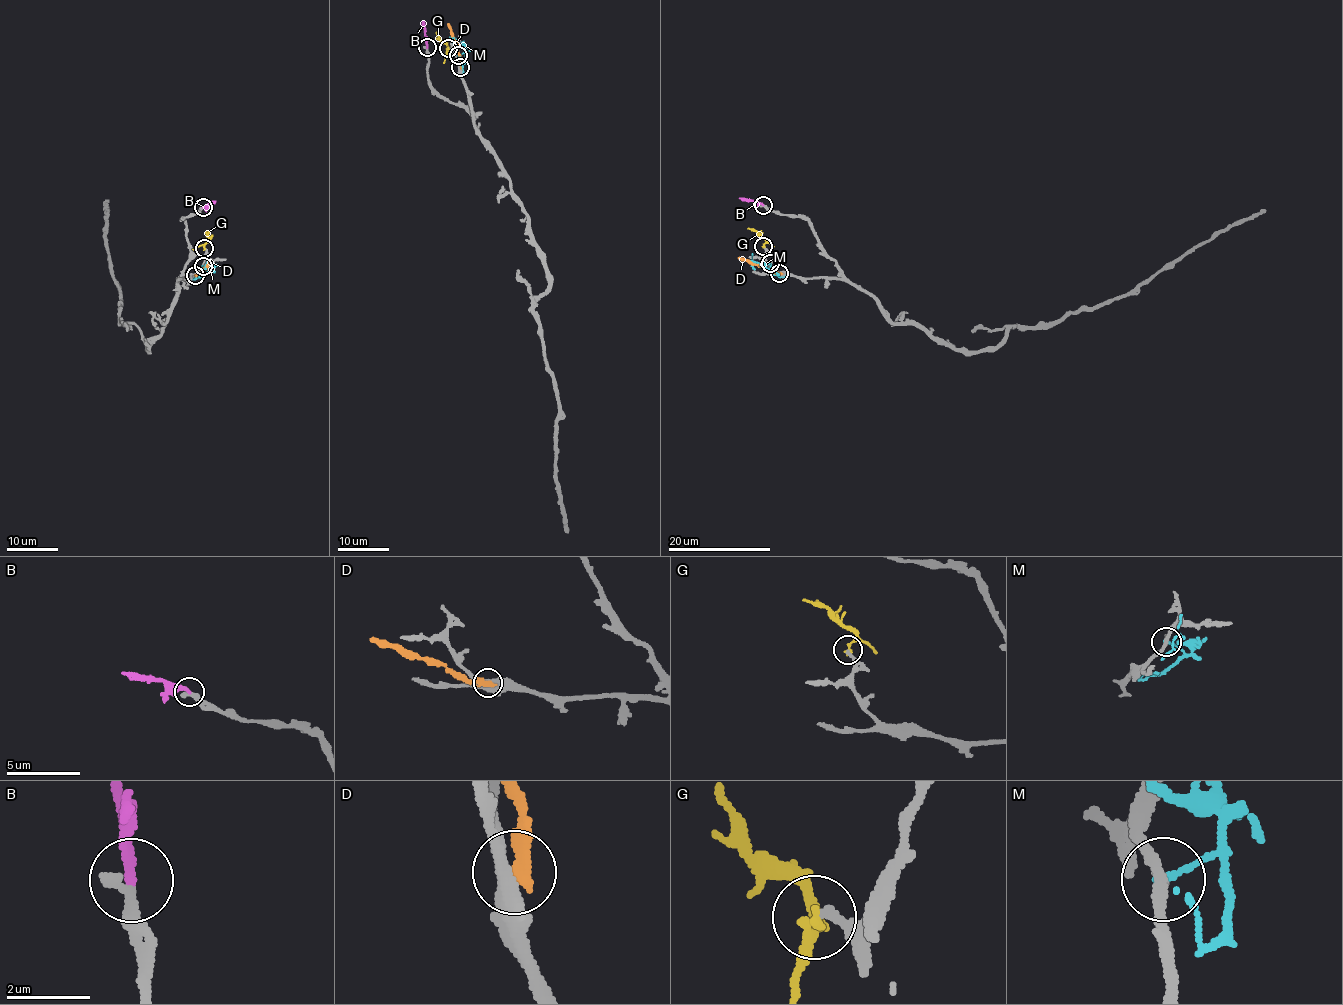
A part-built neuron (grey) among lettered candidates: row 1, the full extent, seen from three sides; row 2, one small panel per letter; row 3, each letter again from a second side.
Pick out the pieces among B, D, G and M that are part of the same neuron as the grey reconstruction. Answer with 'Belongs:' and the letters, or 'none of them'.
Belongs: B

